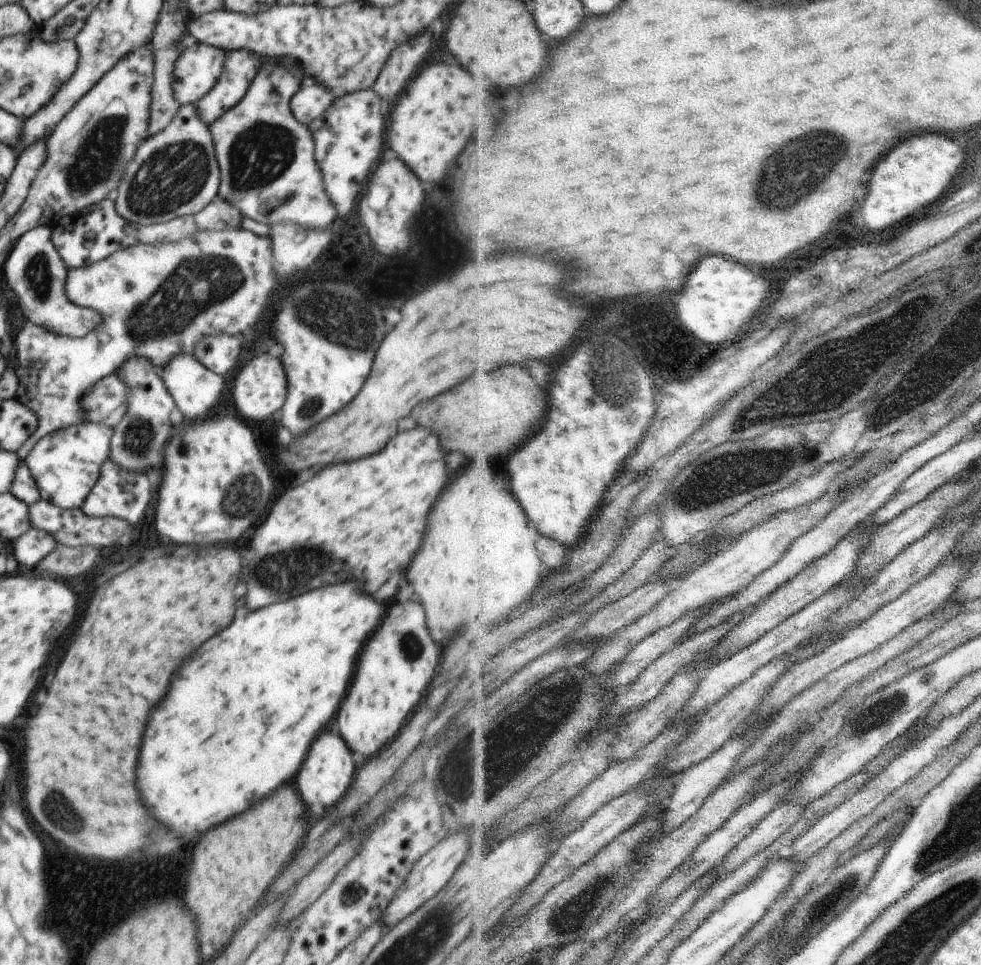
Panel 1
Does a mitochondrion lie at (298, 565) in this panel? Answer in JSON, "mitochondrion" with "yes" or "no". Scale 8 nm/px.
{"mitochondrion":"yes"}

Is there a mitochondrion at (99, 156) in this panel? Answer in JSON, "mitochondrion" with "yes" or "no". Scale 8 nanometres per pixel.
{"mitochondrion":"yes"}

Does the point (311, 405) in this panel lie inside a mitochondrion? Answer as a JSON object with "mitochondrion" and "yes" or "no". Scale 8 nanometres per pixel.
{"mitochondrion":"yes"}

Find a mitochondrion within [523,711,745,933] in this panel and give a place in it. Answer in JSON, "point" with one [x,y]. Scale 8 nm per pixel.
{"point":[577,909]}

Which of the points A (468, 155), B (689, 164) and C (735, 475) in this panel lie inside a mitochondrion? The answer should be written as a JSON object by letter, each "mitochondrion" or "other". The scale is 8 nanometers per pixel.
{"A":"other","B":"other","C":"mitochondrion"}

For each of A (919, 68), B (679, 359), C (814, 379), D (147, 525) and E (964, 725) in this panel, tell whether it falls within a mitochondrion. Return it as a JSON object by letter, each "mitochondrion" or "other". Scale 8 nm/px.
{"A":"other","B":"other","C":"mitochondrion","D":"other","E":"other"}

